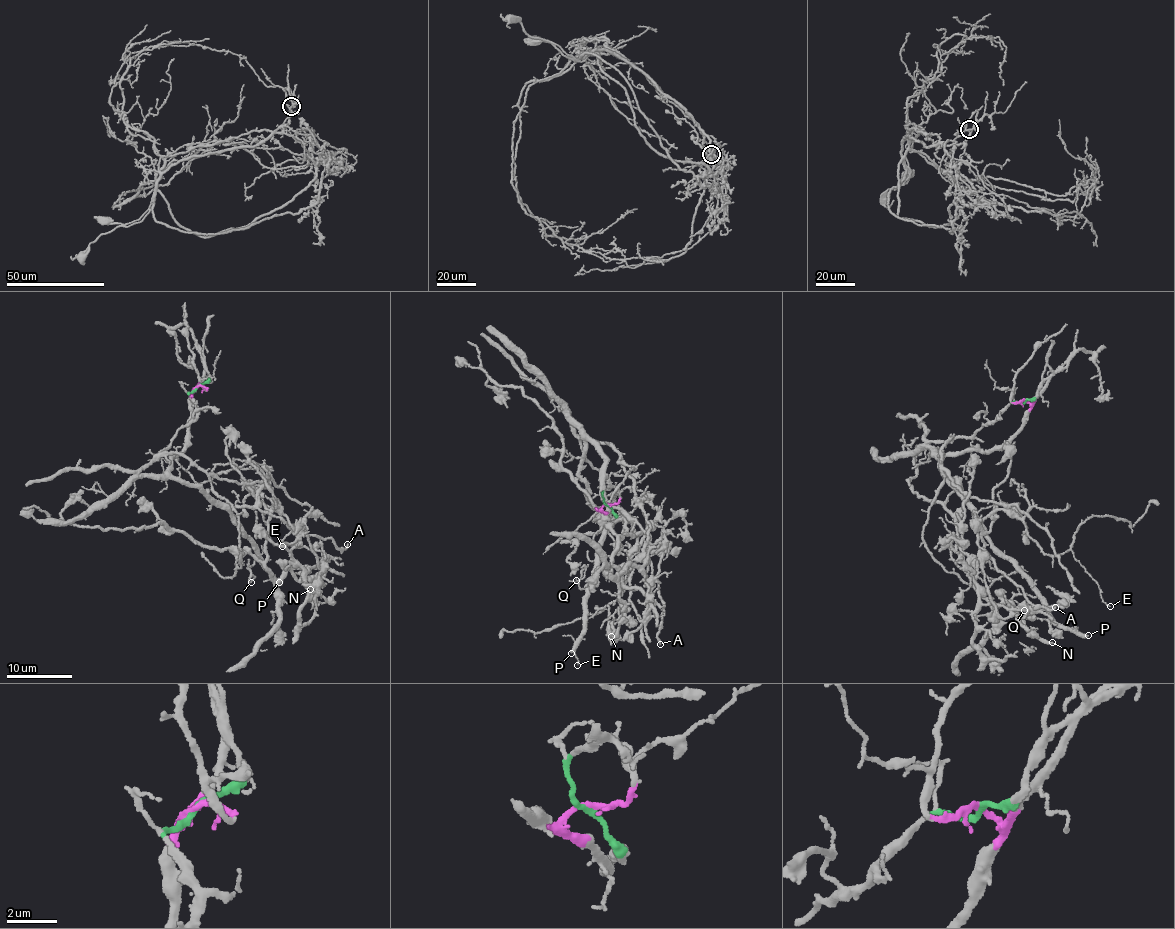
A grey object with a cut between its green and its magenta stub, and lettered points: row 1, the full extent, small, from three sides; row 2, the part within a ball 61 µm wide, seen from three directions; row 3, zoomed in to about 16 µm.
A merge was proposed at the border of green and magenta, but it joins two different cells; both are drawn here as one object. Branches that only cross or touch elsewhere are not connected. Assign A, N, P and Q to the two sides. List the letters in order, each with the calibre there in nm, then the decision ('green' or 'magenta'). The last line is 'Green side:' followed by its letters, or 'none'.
A: 190 nm | magenta
N: 110 nm | green
P: 400 nm | magenta
Q: 140 nm | magenta
Green side: N

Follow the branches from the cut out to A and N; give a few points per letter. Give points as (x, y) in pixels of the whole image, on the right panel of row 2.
A: (1025, 399), (1027, 420), (1003, 443), (950, 451), (940, 462), (997, 570), (1029, 601), (1056, 607)
N: (1025, 399), (945, 442), (922, 544), (963, 581), (973, 565), (994, 607), (1011, 603), (1052, 641)

